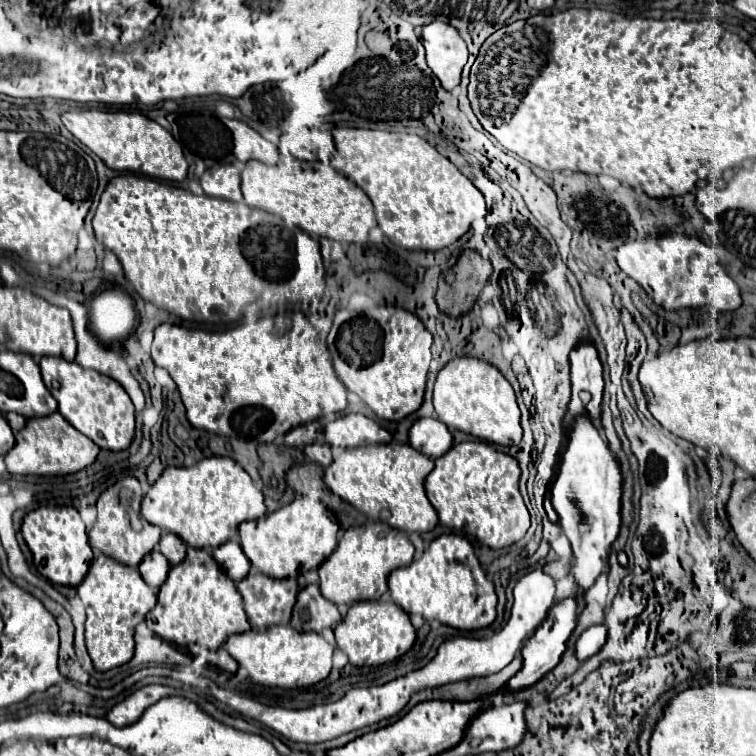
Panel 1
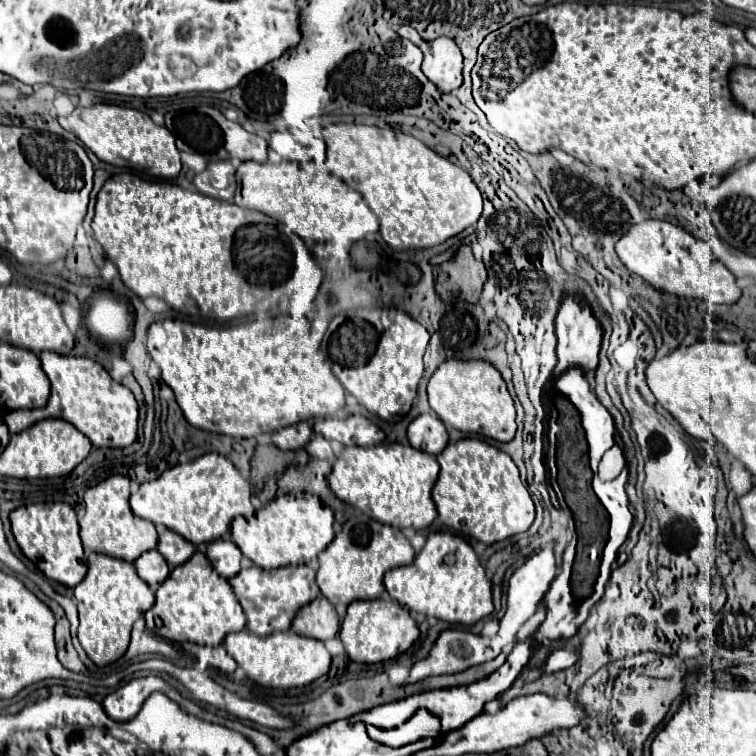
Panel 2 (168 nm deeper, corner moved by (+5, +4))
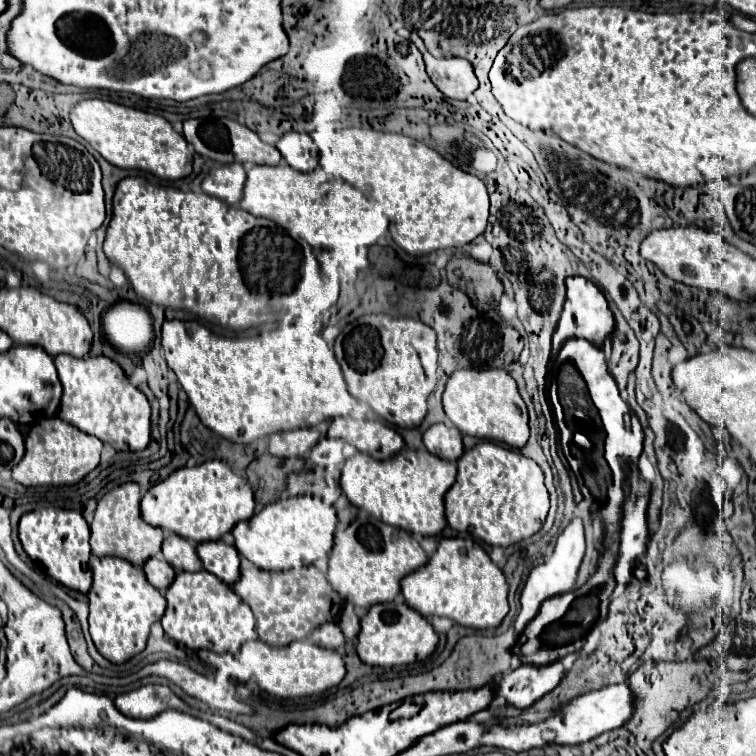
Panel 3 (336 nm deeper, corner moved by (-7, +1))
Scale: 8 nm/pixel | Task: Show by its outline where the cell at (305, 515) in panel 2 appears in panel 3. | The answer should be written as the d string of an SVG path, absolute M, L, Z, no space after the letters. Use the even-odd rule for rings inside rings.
M296 496L268 504L262 512L254 514L250 520L236 524L232 530L236 538L238 552L252 564L264 570L288 570L300 568L328 558L334 544L338 516L332 504L322 502L314 496Z

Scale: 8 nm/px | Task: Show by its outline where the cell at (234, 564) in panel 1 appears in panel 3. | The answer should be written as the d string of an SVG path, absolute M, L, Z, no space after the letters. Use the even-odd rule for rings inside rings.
M202 542L198 544L198 556L204 564L204 568L212 574L216 574L224 584L234 584L240 580L240 554L234 546L228 546L224 542Z

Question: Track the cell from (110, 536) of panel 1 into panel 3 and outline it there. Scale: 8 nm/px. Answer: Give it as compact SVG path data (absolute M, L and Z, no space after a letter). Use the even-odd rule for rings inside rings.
M126 482L100 498L94 520L90 524L90 546L96 556L120 556L134 566L142 566L160 552L162 530L150 526L140 516L140 490L136 482Z

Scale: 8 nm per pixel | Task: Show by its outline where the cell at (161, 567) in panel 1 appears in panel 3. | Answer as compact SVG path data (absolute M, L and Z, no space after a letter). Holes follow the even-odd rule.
M154 556L152 560L148 560L144 564L144 574L146 574L148 582L158 590L166 590L172 584L172 580L176 578L176 572L172 570L172 566L160 556Z

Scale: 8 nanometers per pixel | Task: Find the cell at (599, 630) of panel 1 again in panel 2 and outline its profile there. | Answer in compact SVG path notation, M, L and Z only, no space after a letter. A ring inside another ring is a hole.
M554 649L546 661L540 665L542 673L556 673L556 671L562 671L562 669L568 669L576 663L576 653L568 653L564 649Z

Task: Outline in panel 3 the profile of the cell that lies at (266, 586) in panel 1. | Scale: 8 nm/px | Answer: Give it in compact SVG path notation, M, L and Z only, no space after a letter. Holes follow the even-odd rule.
M256 566L242 570L240 580L232 586L236 594L252 608L258 624L258 638L272 646L286 646L294 640L308 638L320 624L332 618L332 586L326 574L316 566L268 572Z

